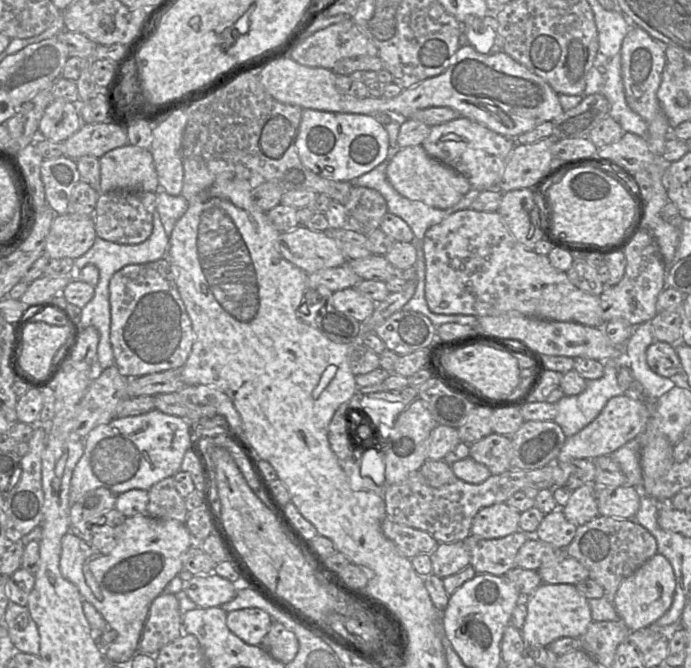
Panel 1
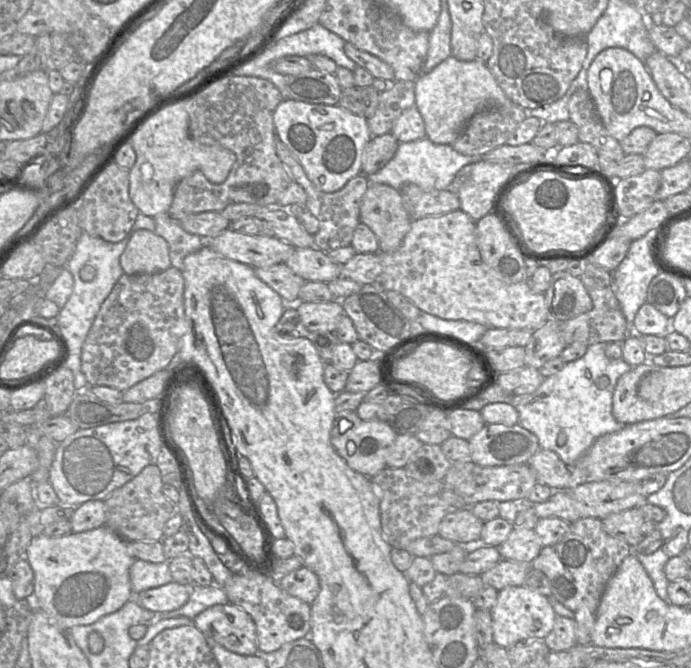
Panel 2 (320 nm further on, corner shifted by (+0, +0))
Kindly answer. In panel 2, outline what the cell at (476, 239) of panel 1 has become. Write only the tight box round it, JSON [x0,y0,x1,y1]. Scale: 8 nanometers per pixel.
[377,210,550,330]

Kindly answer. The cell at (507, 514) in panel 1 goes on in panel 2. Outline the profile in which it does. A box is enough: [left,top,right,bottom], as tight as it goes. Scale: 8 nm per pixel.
[438,508,484,544]

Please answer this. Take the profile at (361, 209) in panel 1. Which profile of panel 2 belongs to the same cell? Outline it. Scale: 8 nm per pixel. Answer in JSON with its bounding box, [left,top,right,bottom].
[275,137,369,252]

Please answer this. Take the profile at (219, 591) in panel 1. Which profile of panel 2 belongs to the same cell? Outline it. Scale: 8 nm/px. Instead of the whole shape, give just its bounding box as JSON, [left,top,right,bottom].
[134,582,191,612]

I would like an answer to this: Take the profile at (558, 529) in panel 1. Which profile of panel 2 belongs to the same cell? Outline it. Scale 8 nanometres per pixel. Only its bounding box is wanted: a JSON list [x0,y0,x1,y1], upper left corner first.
[498,528,543,563]

